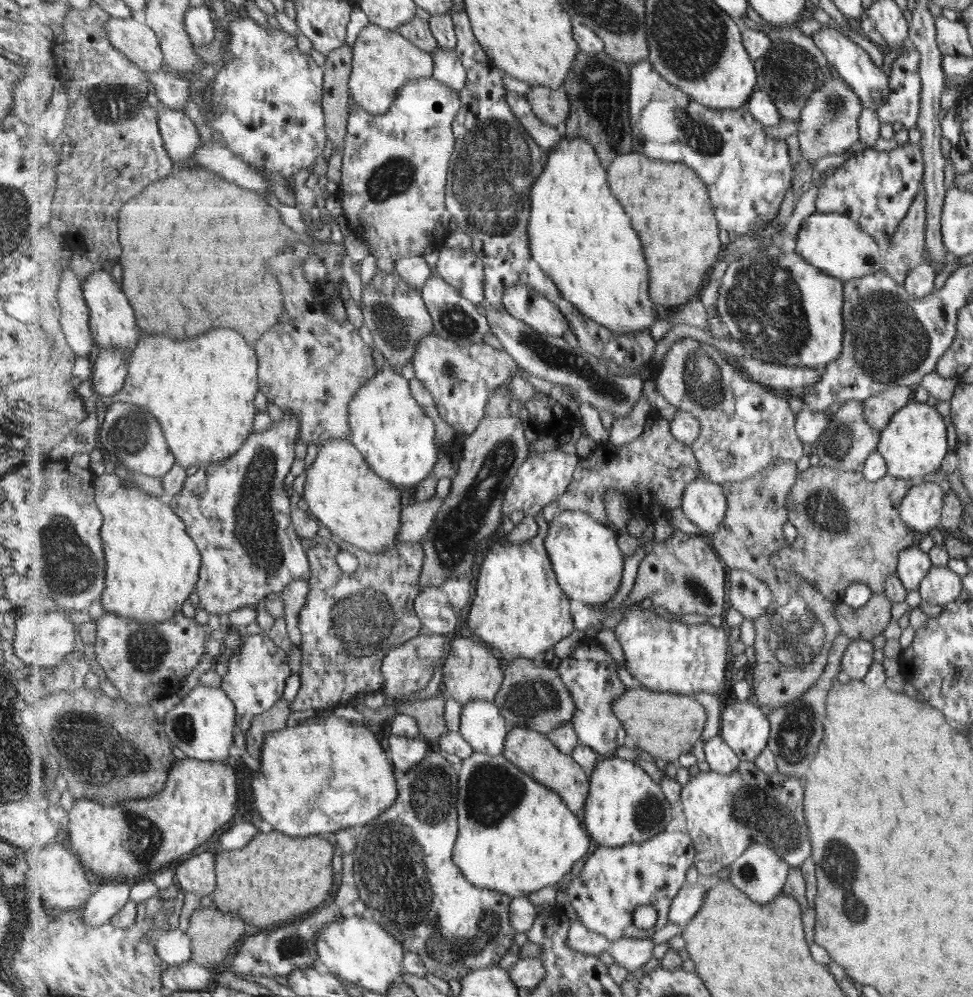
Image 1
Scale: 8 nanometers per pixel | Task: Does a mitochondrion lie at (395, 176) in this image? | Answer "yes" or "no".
yes

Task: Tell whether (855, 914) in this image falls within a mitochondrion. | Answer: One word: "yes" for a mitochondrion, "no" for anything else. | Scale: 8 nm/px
yes

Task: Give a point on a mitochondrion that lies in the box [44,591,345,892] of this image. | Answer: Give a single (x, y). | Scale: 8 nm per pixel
(99, 763)

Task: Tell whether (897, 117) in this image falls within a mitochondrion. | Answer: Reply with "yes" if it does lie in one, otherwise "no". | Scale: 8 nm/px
no

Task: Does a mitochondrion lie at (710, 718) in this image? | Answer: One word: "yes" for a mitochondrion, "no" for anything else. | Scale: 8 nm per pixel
no

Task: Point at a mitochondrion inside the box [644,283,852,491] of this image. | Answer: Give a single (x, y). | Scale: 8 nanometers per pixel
(703, 385)

